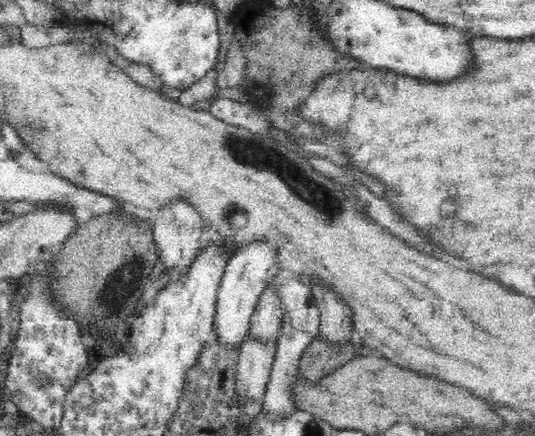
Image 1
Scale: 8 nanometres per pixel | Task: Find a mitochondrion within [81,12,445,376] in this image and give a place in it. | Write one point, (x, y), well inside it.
(251, 154)

